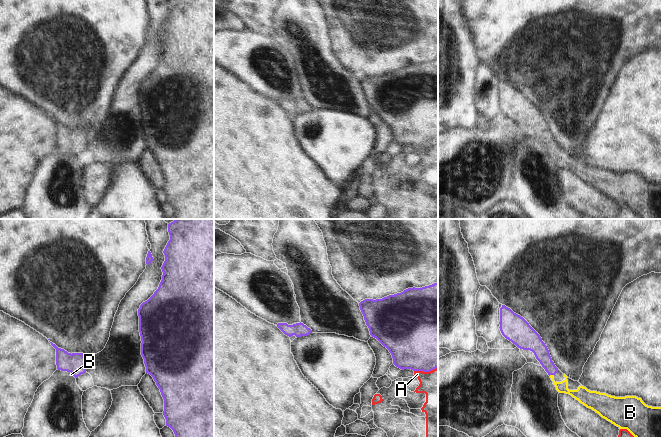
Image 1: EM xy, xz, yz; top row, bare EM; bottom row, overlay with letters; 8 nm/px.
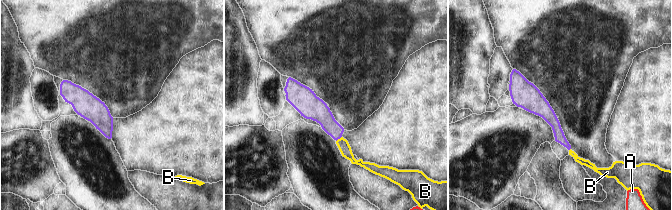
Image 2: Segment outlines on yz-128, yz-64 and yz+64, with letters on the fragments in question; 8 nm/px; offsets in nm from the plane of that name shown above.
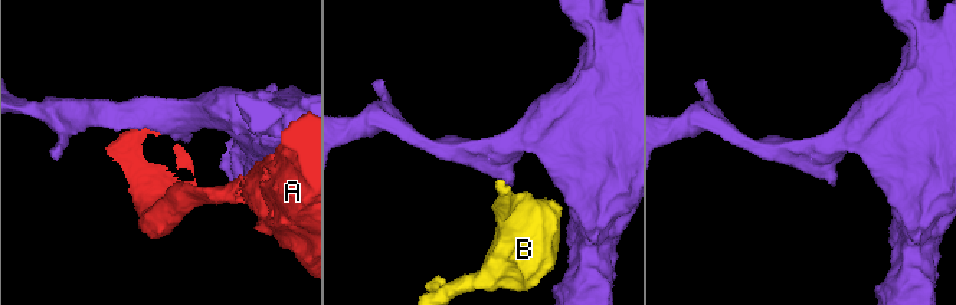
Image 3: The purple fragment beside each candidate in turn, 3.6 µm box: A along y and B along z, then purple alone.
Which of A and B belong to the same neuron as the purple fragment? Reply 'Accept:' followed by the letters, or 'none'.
Accept: B

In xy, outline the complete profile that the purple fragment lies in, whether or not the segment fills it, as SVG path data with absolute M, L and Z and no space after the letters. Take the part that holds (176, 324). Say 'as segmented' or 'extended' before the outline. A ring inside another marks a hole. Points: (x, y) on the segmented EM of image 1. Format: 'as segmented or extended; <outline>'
as segmented; M175 219L168 224L168 232L170 240L163 251L165 261L161 267L162 280L154 294L138 309L141 355L146 373L153 377L160 389L164 399L166 426L173 430L175 437L214 437L214 219Z

